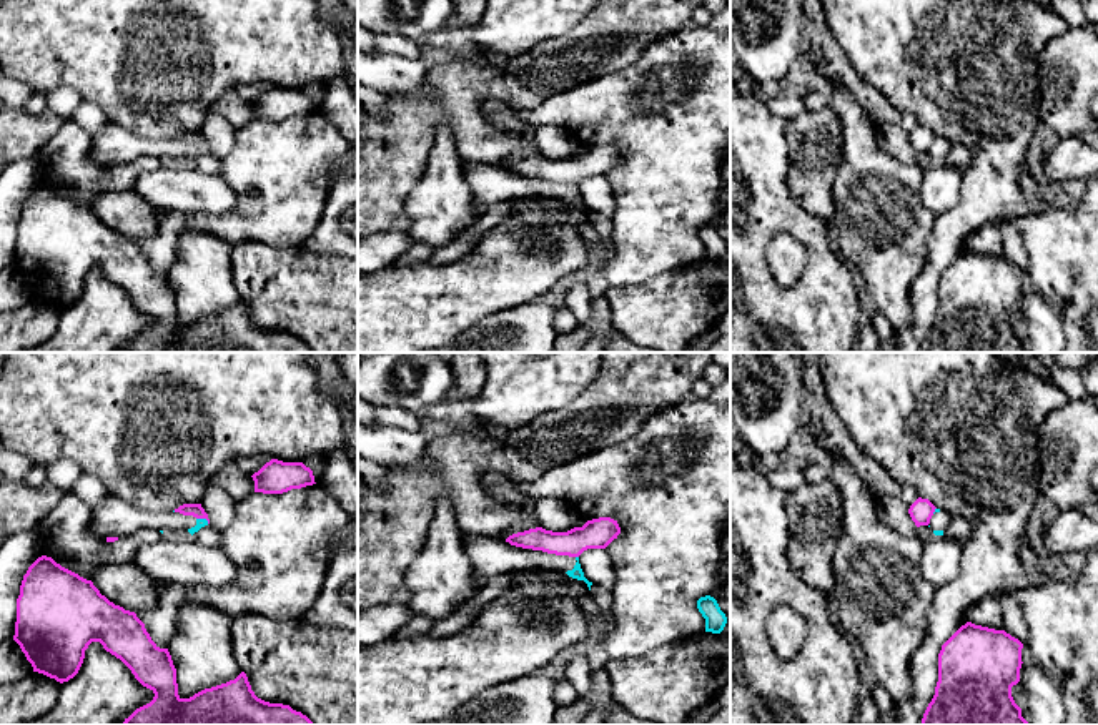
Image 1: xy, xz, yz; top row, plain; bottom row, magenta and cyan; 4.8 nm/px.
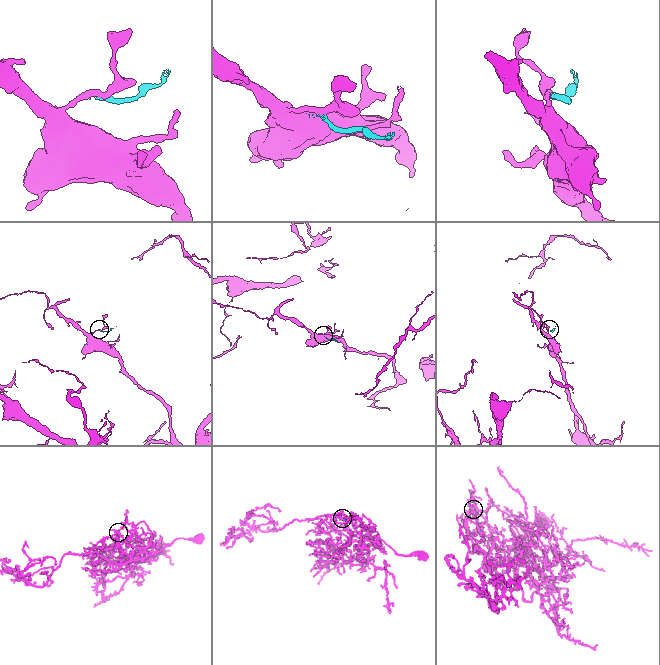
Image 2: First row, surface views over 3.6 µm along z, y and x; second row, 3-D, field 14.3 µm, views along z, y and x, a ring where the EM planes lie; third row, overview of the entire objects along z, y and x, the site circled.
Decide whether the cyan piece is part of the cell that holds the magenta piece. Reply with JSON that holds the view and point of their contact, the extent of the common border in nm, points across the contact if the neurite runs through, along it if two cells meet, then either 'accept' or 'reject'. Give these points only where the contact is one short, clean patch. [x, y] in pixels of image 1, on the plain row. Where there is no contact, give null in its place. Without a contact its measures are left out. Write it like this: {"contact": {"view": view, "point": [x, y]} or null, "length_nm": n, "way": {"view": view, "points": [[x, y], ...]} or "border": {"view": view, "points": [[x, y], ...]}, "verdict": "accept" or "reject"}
{"contact": {"view": "xy", "point": [203, 145]}, "length_nm": 70, "border": {"view": "xy", "points": [[197, 145], [203, 145], [208, 150]]}, "verdict": "reject"}

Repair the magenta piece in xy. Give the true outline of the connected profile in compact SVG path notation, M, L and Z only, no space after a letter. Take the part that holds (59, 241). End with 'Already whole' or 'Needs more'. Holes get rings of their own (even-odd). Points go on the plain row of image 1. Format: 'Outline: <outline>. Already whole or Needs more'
Outline: M38 185L23 203L20 223L17 226L17 249L13 268L20 273L33 299L43 301L63 311L73 306L85 286L85 278L92 269L100 269L106 279L120 286L135 303L135 306L155 324L150 331L136 336L121 353L313 353L301 339L289 333L270 331L255 323L248 304L241 299L235 308L205 316L190 326L178 323L176 296L168 276L160 276L145 256L145 251L135 239L125 238L110 229L92 208L62 195L52 185Z. Already whole

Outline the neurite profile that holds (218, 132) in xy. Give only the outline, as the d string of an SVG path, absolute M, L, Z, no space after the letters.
M210 110L205 116L201 135L208 141L210 151L221 160L236 141L236 126L225 115Z

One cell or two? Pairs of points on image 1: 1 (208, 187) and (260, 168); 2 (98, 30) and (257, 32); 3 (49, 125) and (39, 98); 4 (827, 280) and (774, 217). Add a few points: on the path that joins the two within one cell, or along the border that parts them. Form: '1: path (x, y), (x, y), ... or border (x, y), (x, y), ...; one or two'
1: border (218, 173), (233, 193), (233, 208), (215, 217); two
2: path (138, 27), (217, 27); one
3: border (47, 108), (40, 112), (24, 110); two
4: path (821, 261), (817, 246), (792, 221); one

